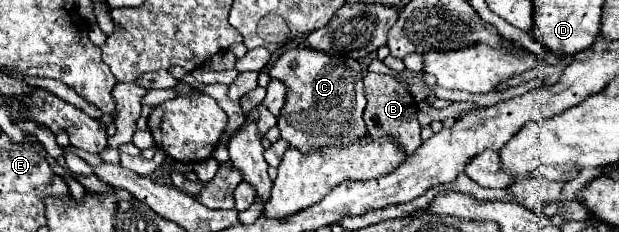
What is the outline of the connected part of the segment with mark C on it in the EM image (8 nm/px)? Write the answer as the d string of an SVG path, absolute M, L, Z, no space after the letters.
M302 45L288 49L276 65L270 69L272 79L282 79L288 85L286 105L278 117L278 129L282 139L286 139L296 149L310 153L310 149L322 149L326 145L346 145L346 141L362 141L368 135L362 113L366 105L366 97L362 91L362 69L360 63L354 59L344 57L330 57L326 53L318 53L314 49L306 49Z

